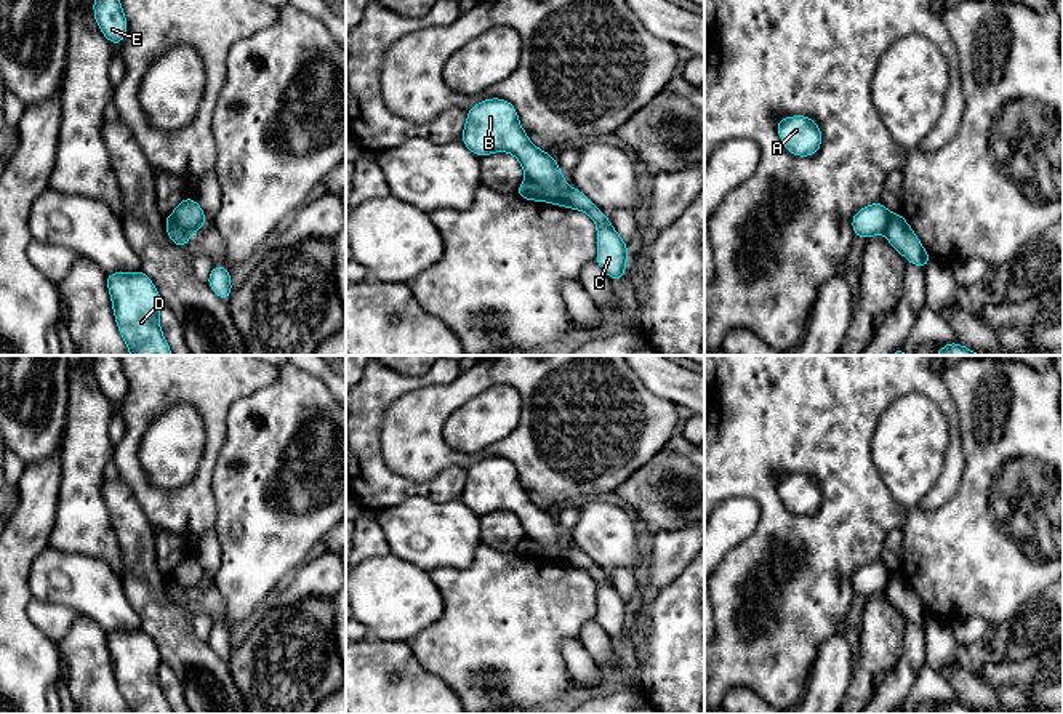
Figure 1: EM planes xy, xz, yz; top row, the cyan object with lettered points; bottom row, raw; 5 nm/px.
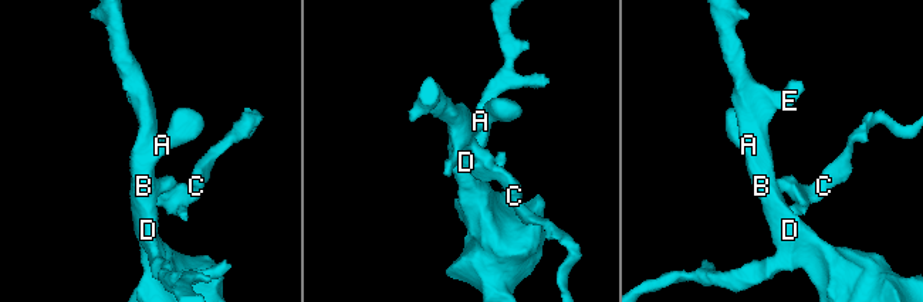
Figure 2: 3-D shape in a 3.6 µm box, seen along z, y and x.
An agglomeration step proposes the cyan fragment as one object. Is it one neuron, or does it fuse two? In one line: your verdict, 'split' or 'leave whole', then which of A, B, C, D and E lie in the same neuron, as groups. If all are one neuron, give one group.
split; A B D E / C

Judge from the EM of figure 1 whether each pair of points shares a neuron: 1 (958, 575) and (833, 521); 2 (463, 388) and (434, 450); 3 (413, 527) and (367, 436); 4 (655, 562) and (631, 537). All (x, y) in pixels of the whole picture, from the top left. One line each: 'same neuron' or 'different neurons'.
1: different neurons
2: same neuron
3: different neurons
4: different neurons

